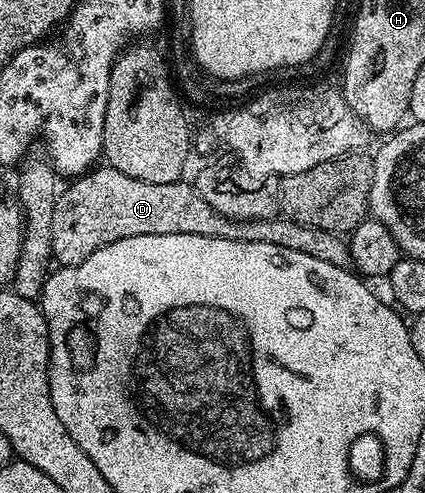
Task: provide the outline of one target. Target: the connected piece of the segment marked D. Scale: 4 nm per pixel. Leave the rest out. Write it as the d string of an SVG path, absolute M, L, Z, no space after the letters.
M108 166L94 167L76 177L62 187L55 202L55 214L51 214L51 246L54 261L58 265L70 268L91 258L95 250L111 242L119 242L119 238L135 238L143 234L203 234L207 238L231 238L235 242L271 242L271 246L283 246L283 250L299 250L299 254L311 254L311 258L331 262L331 266L340 268L349 268L353 263L349 253L349 241L344 235L327 230L315 230L311 226L303 226L294 220L277 216L266 220L236 220L215 210L215 206L211 206L211 202L207 202L207 198L199 194L192 183L185 183L181 180L166 184L139 182L139 178L127 178L127 174Z

